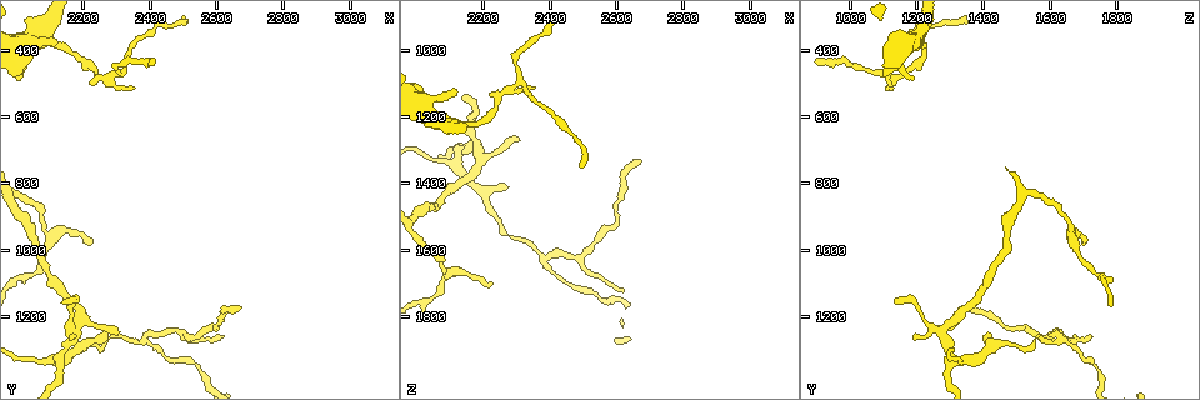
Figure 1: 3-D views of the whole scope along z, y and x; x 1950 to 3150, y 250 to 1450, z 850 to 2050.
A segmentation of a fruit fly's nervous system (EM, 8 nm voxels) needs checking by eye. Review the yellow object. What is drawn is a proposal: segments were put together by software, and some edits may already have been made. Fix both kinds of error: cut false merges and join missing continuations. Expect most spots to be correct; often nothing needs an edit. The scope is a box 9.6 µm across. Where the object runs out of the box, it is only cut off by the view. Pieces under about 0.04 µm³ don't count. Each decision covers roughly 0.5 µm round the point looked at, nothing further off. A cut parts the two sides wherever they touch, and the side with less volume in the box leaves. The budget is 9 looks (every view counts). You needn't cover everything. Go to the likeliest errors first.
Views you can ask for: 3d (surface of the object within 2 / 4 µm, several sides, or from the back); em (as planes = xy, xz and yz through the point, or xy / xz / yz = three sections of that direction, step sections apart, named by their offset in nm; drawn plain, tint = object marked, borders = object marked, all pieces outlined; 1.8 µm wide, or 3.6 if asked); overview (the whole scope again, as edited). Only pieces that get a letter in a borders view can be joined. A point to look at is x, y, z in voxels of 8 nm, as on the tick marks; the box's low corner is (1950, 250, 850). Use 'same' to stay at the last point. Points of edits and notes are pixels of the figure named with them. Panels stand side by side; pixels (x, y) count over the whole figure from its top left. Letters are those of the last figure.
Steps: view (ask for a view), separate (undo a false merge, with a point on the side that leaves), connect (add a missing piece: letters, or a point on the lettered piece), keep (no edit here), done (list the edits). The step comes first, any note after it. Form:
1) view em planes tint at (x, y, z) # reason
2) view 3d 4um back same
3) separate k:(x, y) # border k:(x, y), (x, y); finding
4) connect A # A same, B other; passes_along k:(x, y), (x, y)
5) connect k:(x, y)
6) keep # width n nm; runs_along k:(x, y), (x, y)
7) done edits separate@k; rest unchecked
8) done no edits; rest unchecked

view 3d 4um at (2170, 1270, 1200) # branch stops here

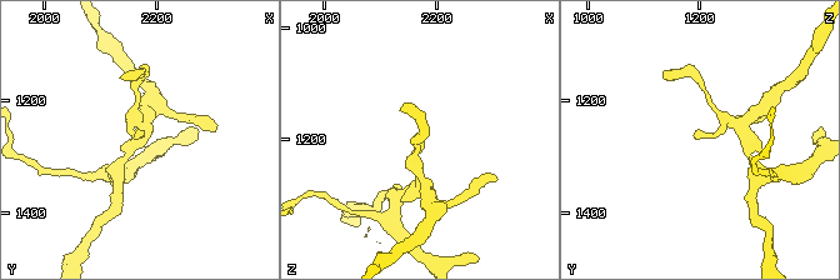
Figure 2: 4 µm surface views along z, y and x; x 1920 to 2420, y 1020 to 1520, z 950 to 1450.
view em planes borders at (2165, 1270, 1195) # shape alone is not enough

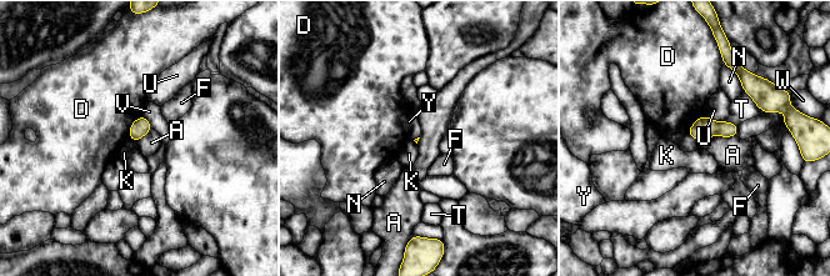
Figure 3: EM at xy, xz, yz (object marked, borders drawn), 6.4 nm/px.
keep # A other, D other, F other, K other, N other, T other, U other, V other, W other, Y other; border 3:(719, 135), (735, 136); none of them fits

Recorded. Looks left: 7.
view em xz step 16 borders at (2370, 1270, 1630) # side arm on a straight run

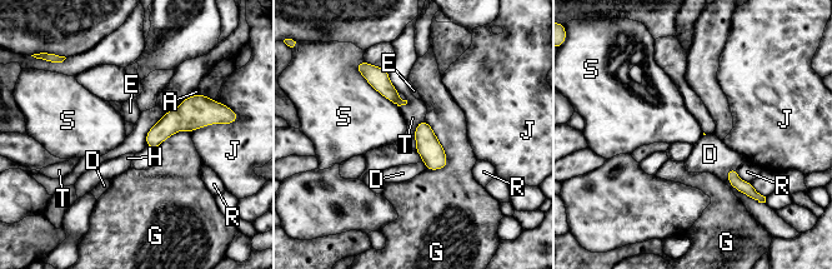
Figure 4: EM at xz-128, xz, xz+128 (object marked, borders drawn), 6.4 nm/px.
keep # width 20 nm; A other, D other, E other, G other, H other, J other, R other, S other, T other; border 4:(424, 119), (415, 129), (415, 149); continuous, no second neuron

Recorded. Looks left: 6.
view em xy step 16 borders at (2270, 1250, 1410) # free end

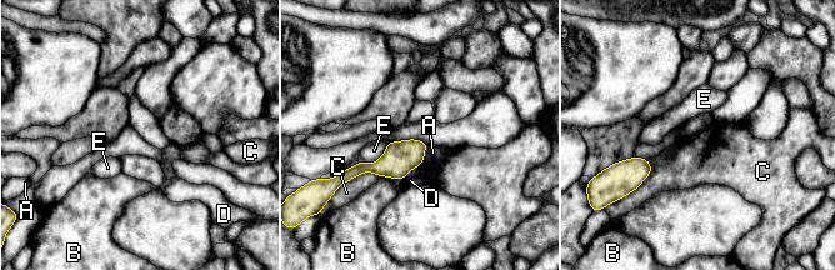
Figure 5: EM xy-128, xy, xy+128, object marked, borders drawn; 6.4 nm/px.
keep # width 200 nm; A other, B other, C other, D other, E other; border 5:(428, 144), (423, 161); no lettered piece goes on from it

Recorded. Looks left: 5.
view em planes borders at (2670, 1160, 1340) # tapers out

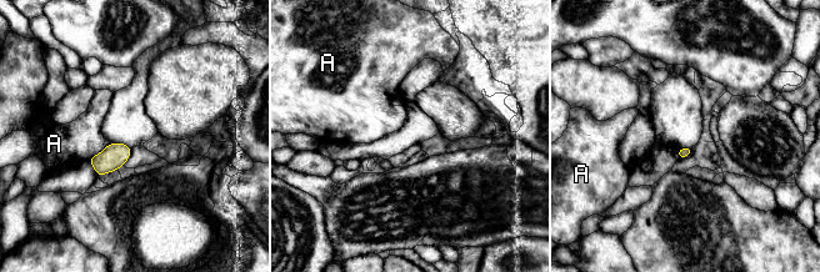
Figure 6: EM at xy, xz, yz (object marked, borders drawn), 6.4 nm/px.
keep # longest_contact A 200 nm; A other; none of them fits

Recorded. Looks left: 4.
done no edits; rest unchecked

